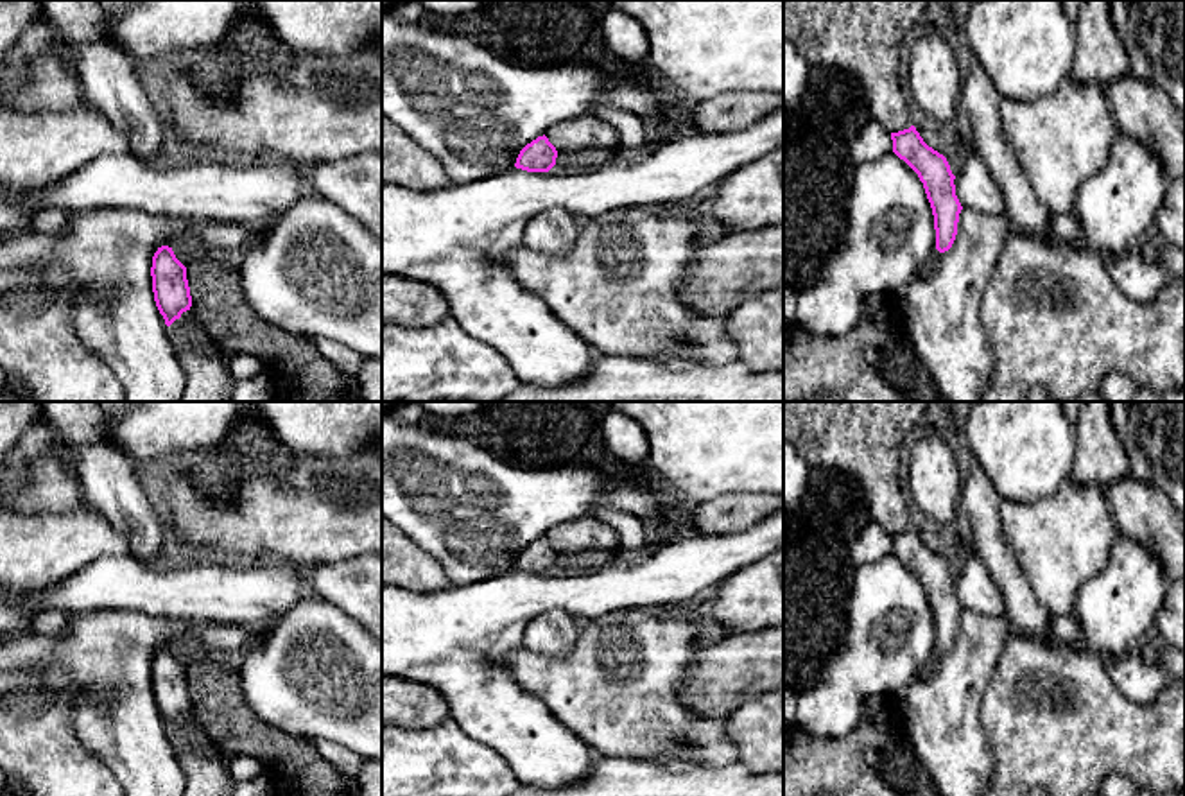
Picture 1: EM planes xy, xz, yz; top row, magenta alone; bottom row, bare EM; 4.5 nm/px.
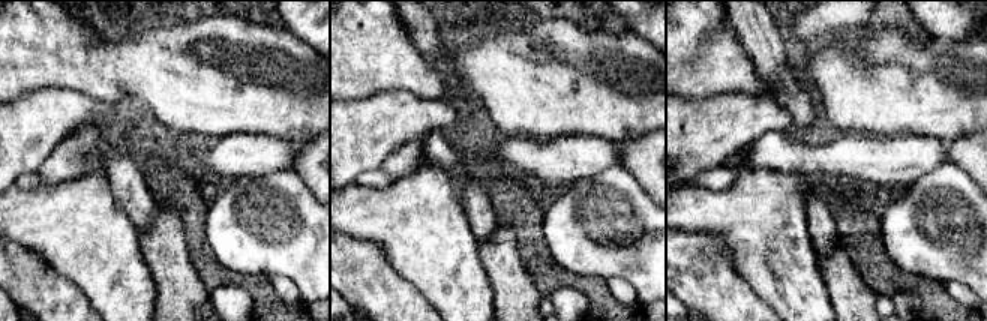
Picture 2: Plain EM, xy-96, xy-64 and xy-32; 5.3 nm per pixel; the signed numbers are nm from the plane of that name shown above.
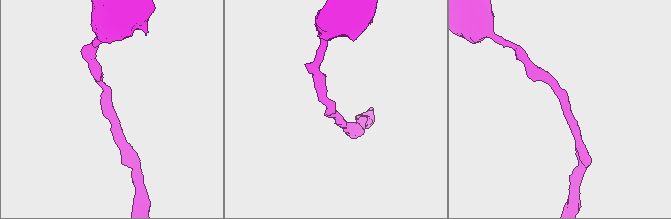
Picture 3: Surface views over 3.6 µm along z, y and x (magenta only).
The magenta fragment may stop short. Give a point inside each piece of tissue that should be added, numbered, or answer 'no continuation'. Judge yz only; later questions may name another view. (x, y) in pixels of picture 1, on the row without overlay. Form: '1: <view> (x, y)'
no continuation

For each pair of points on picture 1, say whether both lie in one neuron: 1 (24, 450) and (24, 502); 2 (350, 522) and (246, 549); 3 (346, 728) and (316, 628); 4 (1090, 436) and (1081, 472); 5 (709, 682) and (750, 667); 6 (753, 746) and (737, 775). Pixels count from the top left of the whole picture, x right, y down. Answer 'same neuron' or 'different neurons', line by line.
1: different neurons
2: same neuron
3: same neuron
4: same neuron
5: same neuron
6: different neurons

